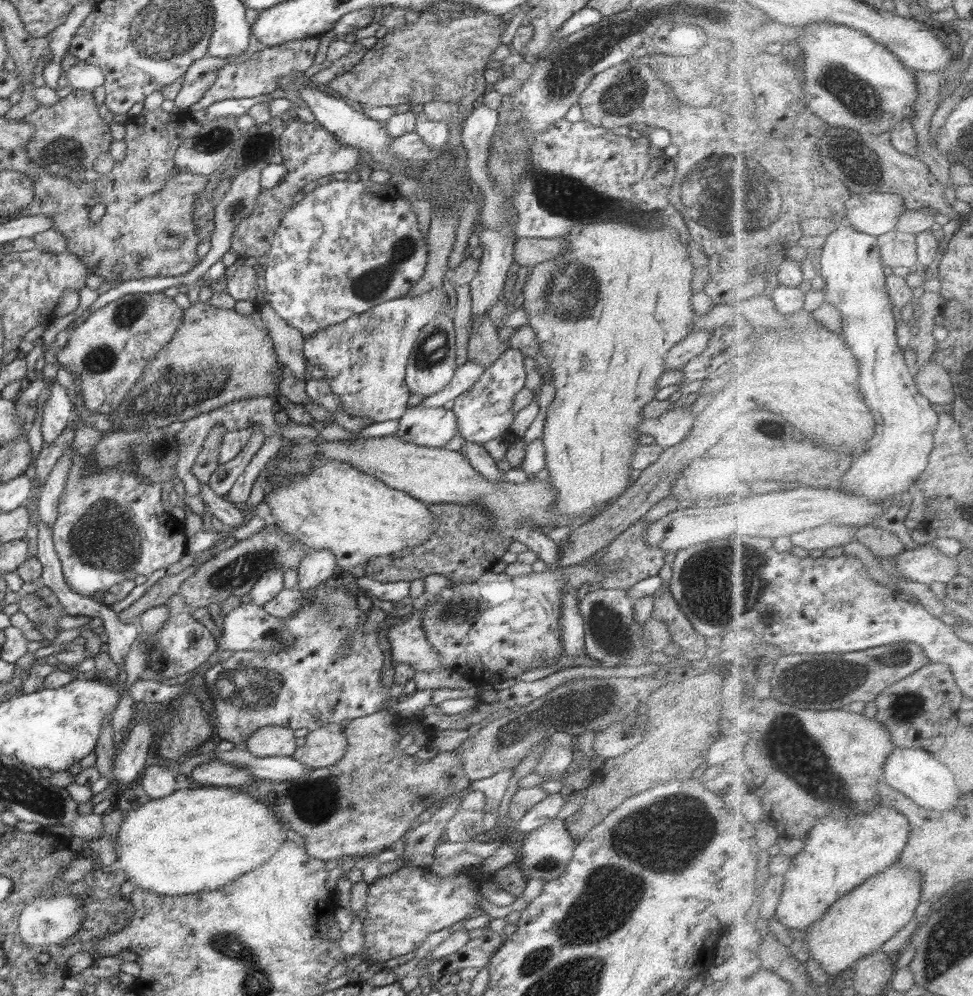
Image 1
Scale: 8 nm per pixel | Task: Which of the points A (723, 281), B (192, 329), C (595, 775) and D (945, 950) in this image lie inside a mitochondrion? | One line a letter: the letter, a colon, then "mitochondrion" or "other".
A: other
B: other
C: other
D: mitochondrion

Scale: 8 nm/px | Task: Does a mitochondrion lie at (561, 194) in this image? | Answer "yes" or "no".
yes

